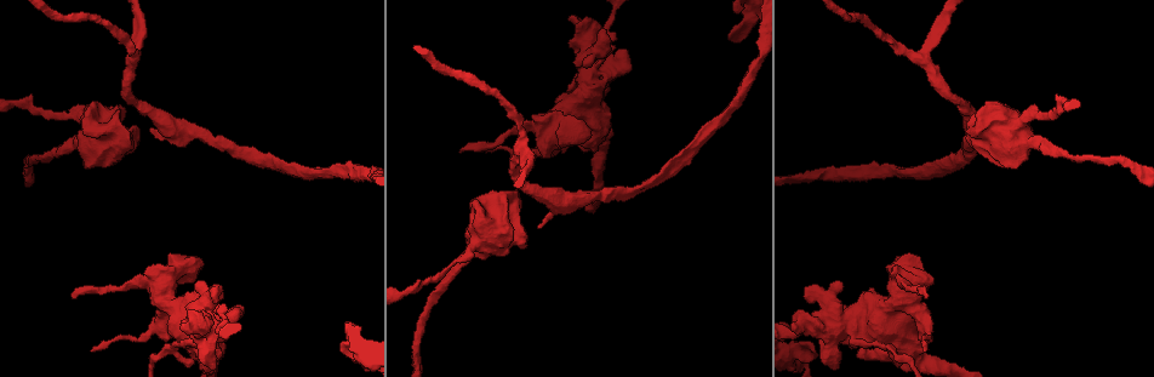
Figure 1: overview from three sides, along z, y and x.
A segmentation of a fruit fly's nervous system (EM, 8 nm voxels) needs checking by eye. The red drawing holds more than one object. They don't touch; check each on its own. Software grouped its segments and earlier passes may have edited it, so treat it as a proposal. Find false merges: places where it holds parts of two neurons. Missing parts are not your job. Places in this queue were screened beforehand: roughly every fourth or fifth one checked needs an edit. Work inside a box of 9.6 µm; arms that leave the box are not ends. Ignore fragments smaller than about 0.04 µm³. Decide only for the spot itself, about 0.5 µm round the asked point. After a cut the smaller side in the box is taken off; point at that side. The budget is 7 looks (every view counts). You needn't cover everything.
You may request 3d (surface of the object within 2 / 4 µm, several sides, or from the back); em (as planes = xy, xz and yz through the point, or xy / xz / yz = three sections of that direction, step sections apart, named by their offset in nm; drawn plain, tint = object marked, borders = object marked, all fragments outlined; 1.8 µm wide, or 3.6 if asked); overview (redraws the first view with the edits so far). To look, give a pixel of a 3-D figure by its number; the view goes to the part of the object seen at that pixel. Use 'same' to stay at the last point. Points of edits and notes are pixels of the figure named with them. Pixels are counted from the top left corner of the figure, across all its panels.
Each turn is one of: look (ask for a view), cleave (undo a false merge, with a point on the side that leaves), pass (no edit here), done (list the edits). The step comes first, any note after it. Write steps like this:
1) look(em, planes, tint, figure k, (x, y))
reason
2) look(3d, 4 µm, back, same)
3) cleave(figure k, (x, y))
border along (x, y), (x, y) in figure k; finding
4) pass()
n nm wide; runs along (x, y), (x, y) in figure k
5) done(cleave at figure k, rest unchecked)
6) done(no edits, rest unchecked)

look(em, 3.6 µm, yz, step 8, tint, figure 1, (903, 302))
abrupt turn

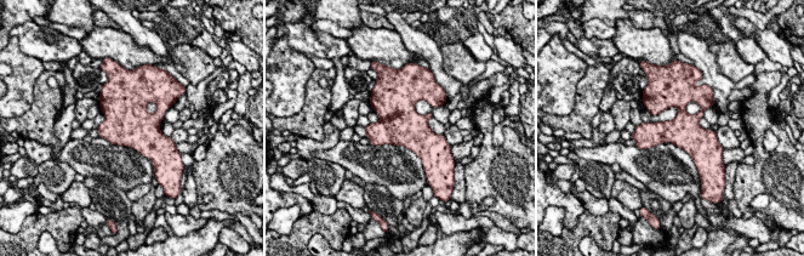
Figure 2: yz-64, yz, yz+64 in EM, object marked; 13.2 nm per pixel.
pass()
one neuron here

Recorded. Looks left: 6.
look(em, planes, tint, figure 1, (522, 146))

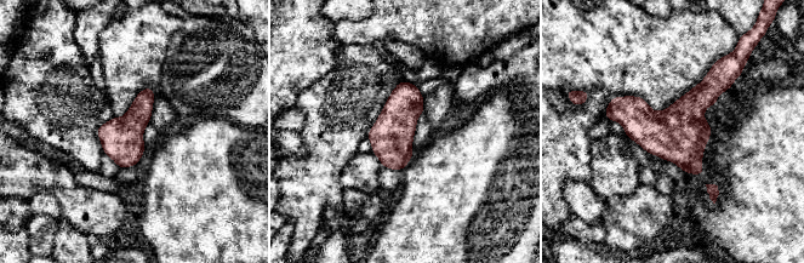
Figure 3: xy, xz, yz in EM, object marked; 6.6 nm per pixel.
pass()
continuous, no second neuron

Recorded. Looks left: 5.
look(em, 3.6 µm, planes, plain, figure 1, (1033, 118))
sudden change in width

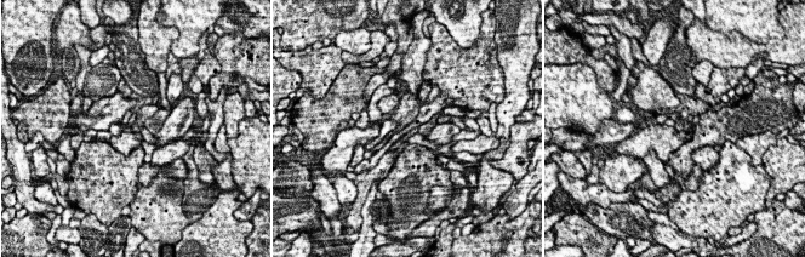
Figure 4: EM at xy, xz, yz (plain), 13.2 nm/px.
look(em, 3.6 µm, planes, tint, same)

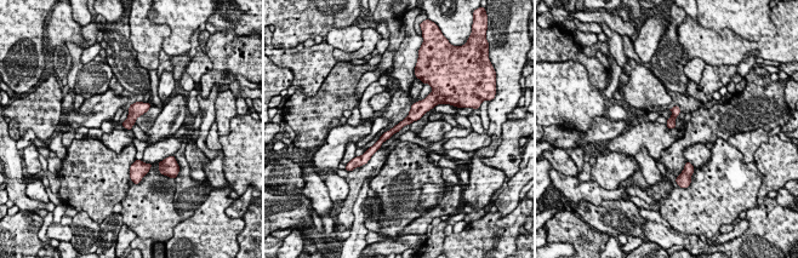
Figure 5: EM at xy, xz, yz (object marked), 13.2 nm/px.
pass()
runs along (426, 104), (386, 136) in figure 5; continuous, no second neuron

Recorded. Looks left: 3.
done(no edits, rest unchecked)

